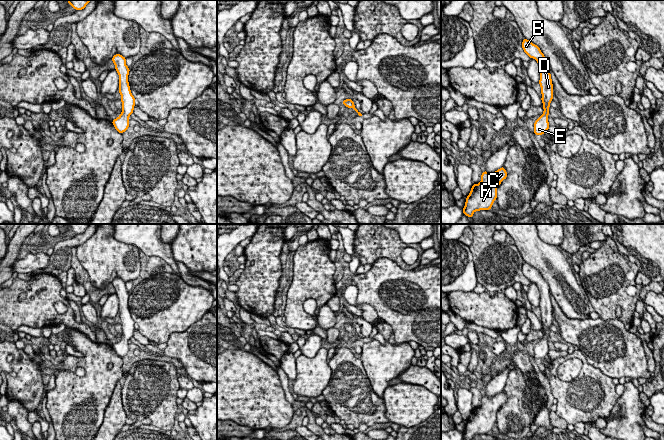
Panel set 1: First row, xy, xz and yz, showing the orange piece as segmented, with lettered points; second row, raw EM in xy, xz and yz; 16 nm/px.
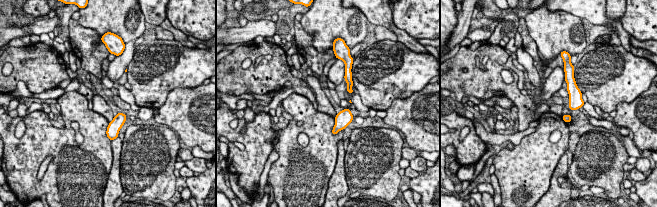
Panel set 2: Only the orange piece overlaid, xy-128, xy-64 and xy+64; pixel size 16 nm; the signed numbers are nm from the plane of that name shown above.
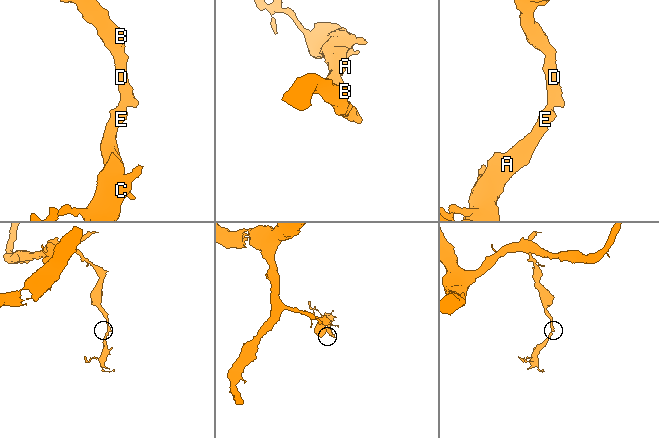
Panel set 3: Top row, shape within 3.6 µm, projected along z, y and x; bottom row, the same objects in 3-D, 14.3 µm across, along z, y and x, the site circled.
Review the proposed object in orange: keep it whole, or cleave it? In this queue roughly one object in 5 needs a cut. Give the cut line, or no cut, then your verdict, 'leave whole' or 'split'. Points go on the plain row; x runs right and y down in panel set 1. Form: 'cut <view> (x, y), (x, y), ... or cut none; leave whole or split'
cut none; leave whole

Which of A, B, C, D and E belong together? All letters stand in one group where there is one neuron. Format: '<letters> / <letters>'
A B C D E

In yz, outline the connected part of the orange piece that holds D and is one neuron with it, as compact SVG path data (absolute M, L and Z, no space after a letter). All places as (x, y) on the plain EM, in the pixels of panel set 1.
M524 262L522 266L522 273L530 282L535 283L540 291L539 308L541 311L541 325L543 326L544 336L537 344L535 344L534 357L535 359L542 359L549 353L549 331L550 326L553 324L553 308L550 298L550 287L541 276L540 272L526 262Z

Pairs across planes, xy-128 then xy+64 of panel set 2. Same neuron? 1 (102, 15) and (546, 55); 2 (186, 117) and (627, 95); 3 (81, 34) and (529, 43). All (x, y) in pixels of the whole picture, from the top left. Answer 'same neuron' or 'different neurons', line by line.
1: same neuron
2: different neurons
3: same neuron

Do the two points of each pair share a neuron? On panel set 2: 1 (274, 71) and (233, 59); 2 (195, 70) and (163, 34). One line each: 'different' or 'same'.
1: same
2: different

